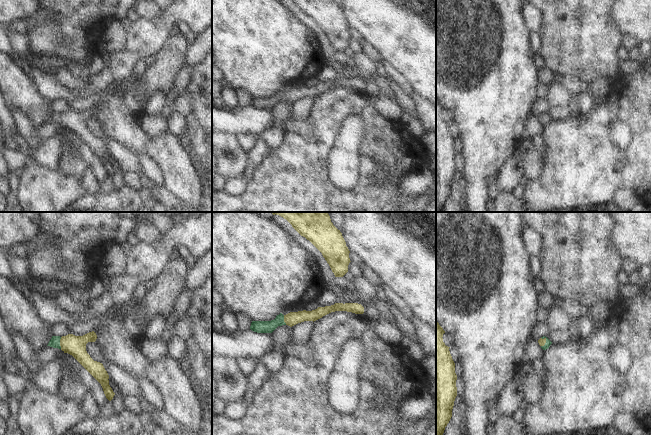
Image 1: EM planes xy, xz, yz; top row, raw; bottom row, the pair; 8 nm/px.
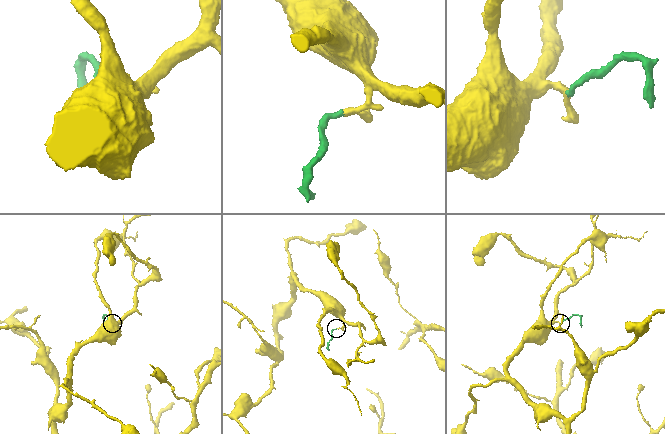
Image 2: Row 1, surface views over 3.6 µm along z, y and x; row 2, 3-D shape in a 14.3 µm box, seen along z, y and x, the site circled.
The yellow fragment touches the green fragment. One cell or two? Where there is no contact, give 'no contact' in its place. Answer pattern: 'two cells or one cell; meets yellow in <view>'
one cell; meets yellow in xy

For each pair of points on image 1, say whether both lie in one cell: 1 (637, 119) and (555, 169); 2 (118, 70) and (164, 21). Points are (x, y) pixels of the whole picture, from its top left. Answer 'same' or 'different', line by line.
1: same
2: same

